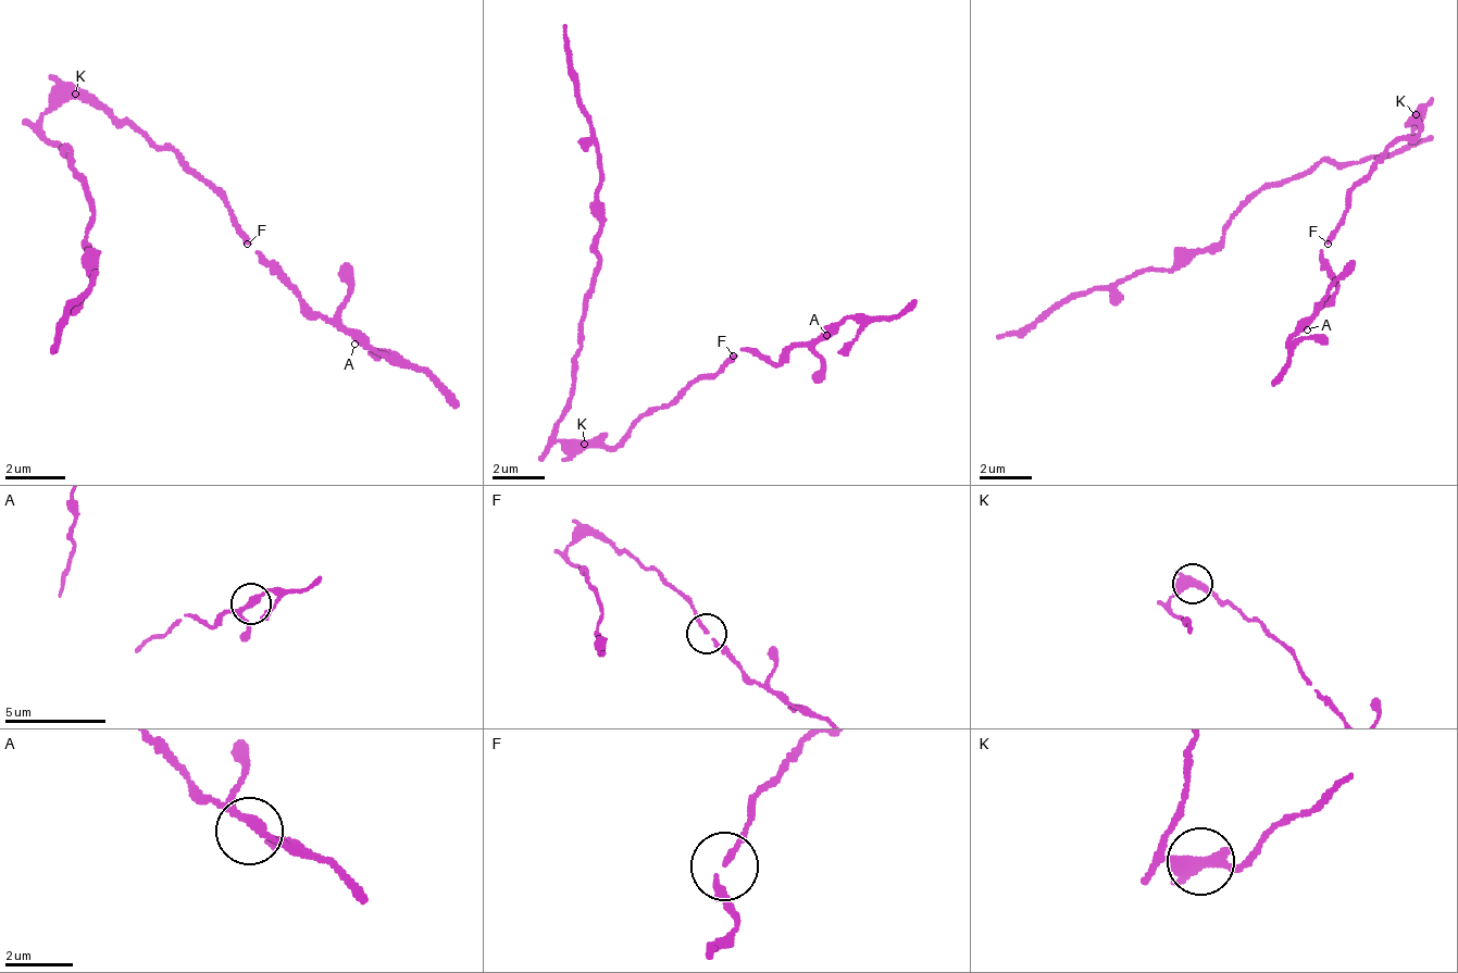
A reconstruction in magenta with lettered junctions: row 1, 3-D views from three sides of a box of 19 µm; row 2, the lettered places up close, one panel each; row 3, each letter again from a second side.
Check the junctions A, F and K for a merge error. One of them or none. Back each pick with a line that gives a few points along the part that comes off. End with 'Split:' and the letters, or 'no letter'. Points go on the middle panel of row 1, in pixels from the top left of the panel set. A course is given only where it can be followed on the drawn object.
K: course (586, 445), (560, 445), (553, 432), (573, 393), (586, 302), (599, 270), (593, 121), (566, 23)
Split: K

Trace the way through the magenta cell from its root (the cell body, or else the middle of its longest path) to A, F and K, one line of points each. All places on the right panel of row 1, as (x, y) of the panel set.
A: (1410, 135), (1410, 115), (1417, 128), (1351, 194), (1338, 233), (1320, 251), (1332, 290), (1307, 329)
F: (1410, 135), (1410, 115), (1417, 128), (1397, 141), (1351, 194), (1351, 207), (1338, 233), (1325, 245)
K: (1410, 135), (1410, 122), (1417, 115)

